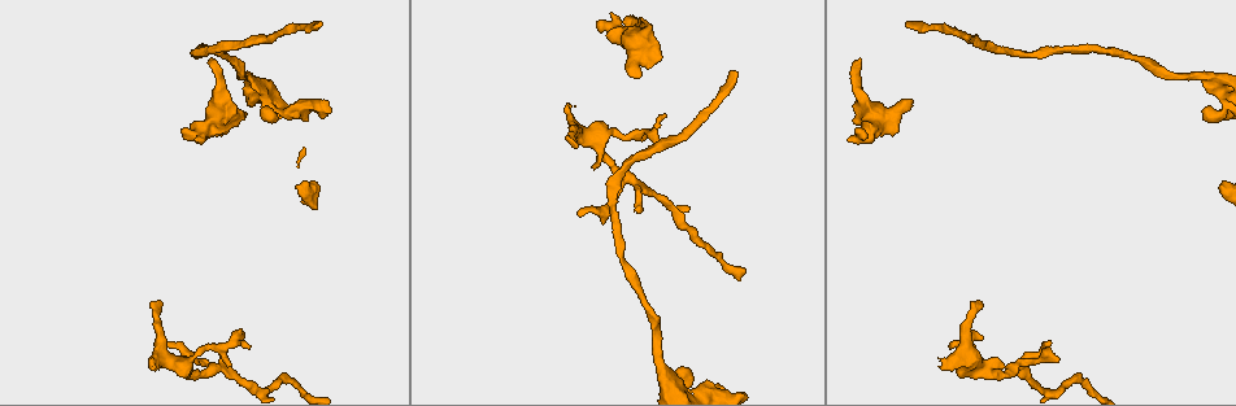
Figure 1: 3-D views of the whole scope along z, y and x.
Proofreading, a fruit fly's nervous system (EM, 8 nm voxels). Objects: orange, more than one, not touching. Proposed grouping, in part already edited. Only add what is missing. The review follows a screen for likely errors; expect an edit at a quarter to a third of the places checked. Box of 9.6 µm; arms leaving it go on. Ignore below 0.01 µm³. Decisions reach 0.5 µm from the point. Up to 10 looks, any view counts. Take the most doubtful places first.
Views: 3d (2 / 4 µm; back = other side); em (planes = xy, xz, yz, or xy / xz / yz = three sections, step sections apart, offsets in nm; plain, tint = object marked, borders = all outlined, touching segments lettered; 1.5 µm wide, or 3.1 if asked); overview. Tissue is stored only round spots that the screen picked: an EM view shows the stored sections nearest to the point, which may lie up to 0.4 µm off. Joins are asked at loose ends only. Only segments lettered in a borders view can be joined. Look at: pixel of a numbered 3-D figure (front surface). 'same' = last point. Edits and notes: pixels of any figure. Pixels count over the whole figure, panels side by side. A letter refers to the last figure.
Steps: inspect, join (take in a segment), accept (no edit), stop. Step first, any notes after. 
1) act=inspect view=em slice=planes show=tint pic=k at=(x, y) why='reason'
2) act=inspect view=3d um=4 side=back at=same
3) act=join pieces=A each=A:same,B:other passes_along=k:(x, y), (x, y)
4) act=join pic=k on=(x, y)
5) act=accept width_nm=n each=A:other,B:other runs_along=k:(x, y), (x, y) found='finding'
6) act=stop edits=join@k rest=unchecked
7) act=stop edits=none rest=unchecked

act=inspect view=em slice=planes show=borders pic=1 at=(906, 23) why='branch stops here'

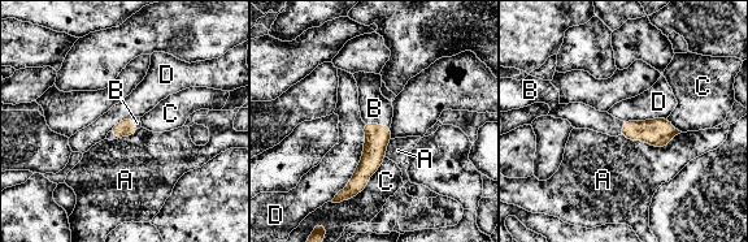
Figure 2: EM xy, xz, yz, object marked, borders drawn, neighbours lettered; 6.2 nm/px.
act=join pieces=B each=A:other,B:same,C:other,D:other found='the neuron continues'

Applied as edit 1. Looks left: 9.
act=inspect view=overview

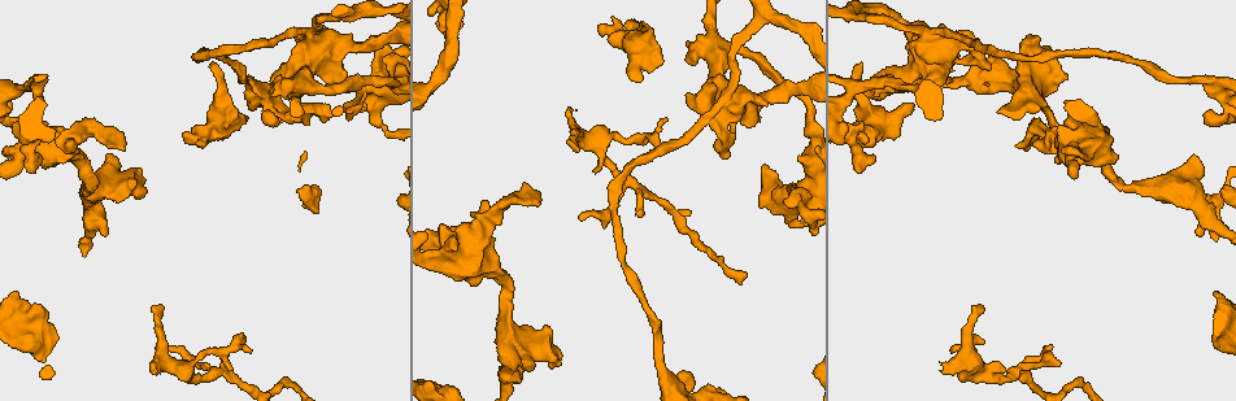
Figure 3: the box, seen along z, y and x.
act=inspect view=3d um=4 pic=3 at=(164, 306) why='an open end'

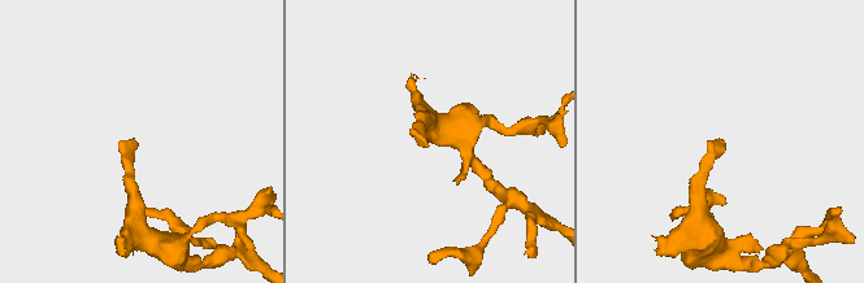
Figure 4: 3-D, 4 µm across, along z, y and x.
act=inspect view=em slice=planes show=borders pic=4 at=(424, 145) why='shape alone is not enough'

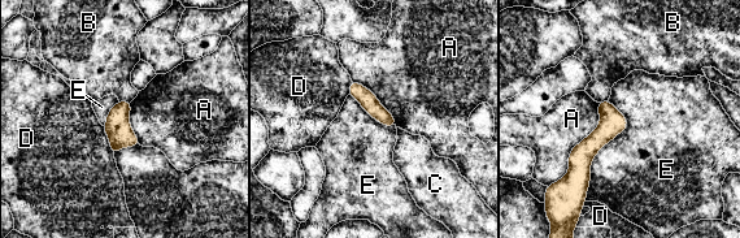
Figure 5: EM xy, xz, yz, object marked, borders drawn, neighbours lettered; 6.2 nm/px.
act=accept width_nm=110 longest_contact=E:650nm each=A:other,B:other,C:other,D:other,E:other found='none of them fits'

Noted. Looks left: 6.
act=inspect view=em slice=planes show=plain pic=3 at=(943, 372) why='an open end'

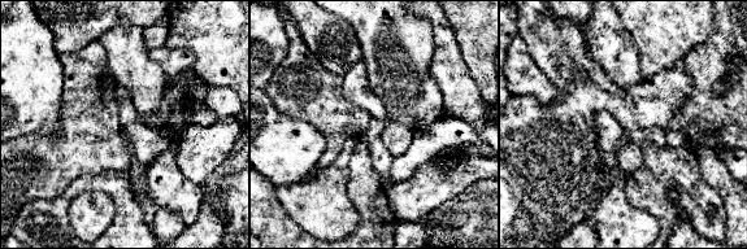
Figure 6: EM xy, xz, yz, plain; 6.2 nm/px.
act=inspect view=em slice=planes show=borders at=same why='see the neighbours'

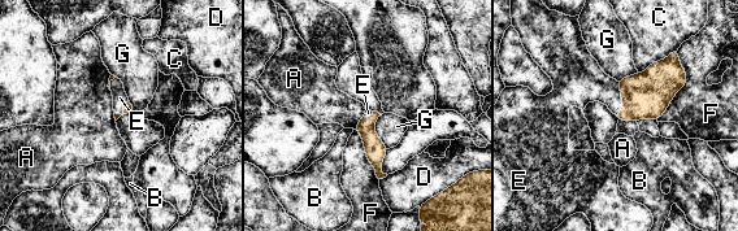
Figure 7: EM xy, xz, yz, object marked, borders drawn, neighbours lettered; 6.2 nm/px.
act=join pieces=E each=A:other,B:other,C:other,D:other,E:same,F:other,G:other found='the neuron continues'

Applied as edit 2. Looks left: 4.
act=inspect view=overview why='redraw'

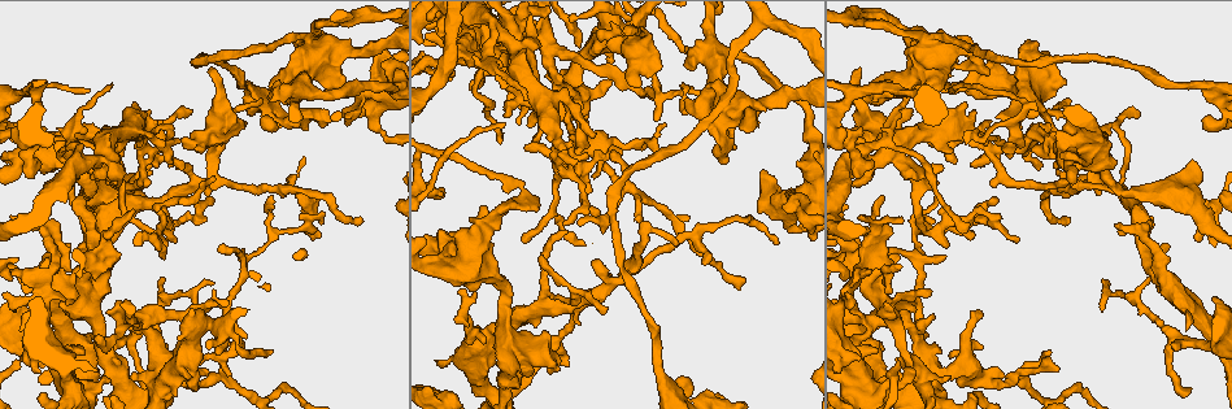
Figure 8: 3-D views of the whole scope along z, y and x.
act=inspect view=3d um=4 pic=8 at=(858, 70) why='branch stops here'

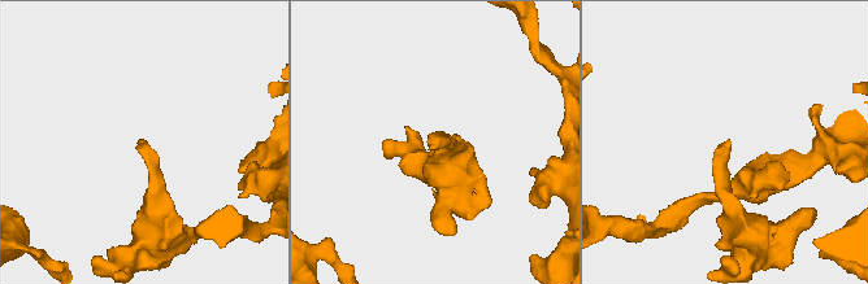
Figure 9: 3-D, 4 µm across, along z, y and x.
act=inspect view=em slice=planes show=borders pic=9 at=(727, 141) why='need the tissue'

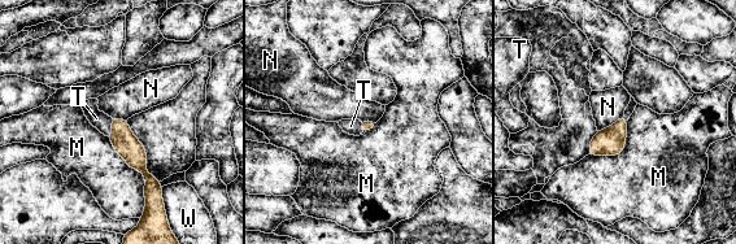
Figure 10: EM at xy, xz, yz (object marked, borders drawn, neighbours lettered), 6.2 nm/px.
act=join pieces=T each=M:other,N:other,T:same,W:other passes_along=10:(125, 143), (112, 127), (103, 122) found='it goes on there'

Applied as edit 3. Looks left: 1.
act=stop edits=join@2,join@7,join@10 rest=unchecked

